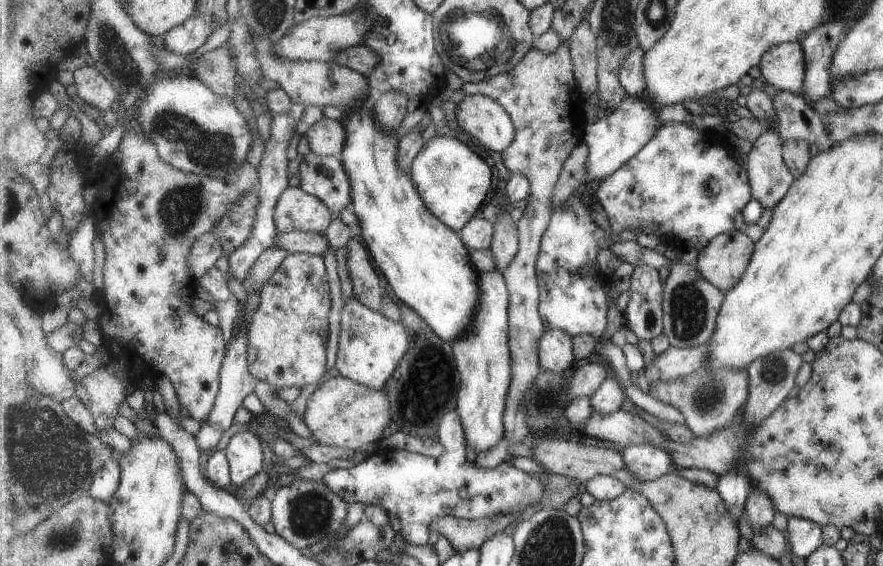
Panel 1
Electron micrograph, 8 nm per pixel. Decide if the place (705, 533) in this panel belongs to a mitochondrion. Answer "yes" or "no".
no

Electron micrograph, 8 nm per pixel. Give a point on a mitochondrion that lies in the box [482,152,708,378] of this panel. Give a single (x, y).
(649, 319)

